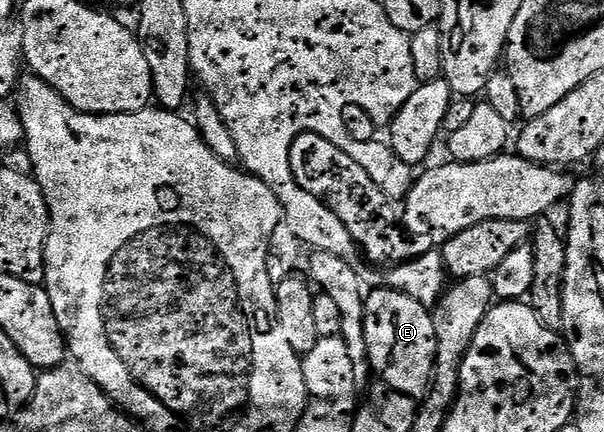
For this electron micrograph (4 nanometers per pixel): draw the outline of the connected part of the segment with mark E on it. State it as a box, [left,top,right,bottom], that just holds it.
[364,287,436,398]

